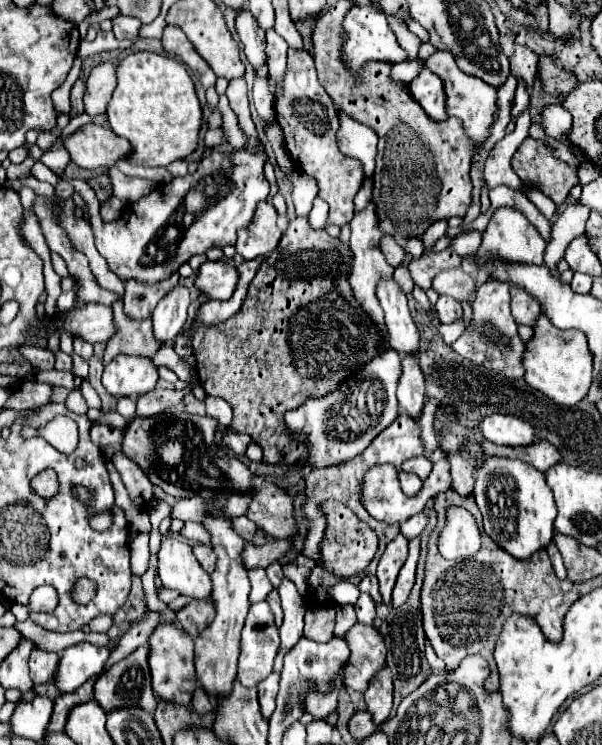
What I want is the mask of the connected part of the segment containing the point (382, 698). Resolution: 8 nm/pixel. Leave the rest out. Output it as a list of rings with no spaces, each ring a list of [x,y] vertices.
[[[384,667],[374,681],[370,681],[370,687],[364,693],[368,711],[374,719],[376,725],[384,723],[392,711],[392,677],[390,677],[390,669]]]

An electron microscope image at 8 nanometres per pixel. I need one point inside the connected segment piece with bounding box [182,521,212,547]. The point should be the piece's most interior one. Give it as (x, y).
(198, 532)

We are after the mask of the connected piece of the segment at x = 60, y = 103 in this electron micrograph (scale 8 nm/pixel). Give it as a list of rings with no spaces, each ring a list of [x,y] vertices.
[[[76,57],[76,59],[74,59],[74,65],[72,65],[68,77],[66,77],[66,81],[52,93],[52,101],[54,101],[54,107],[56,107],[58,113],[60,113],[60,111],[62,111],[62,113],[68,113],[68,111],[70,111],[70,89],[72,89],[74,81],[76,81],[78,75],[80,75],[80,67],[82,67],[82,59]]]

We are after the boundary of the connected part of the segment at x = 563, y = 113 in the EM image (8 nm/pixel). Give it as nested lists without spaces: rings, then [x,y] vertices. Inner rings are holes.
[[[548,105],[548,107],[544,109],[542,117],[544,117],[544,131],[546,131],[550,137],[554,137],[554,139],[566,143],[568,147],[572,147],[572,145],[562,137],[562,135],[570,129],[570,125],[572,125],[570,113],[568,113],[566,109],[562,109],[562,105]]]

